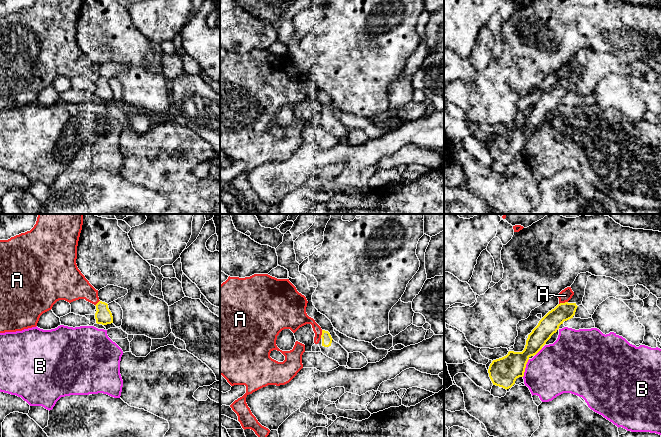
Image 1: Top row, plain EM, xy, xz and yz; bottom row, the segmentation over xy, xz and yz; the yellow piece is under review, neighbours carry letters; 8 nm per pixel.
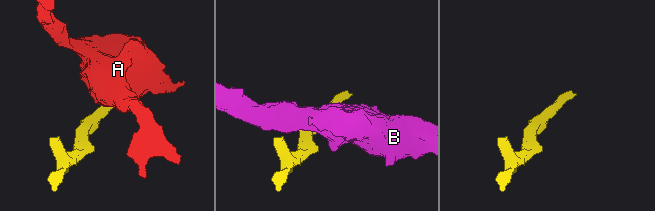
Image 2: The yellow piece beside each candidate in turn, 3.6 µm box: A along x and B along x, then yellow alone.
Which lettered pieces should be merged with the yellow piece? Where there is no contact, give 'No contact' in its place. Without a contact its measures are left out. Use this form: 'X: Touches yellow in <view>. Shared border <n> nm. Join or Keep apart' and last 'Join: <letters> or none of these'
A: Touches yellow in yz. Shared border 80 nm. Keep apart
B: Touches yellow in yz. Shared border 160 nm. Keep apart
Join: none of these

